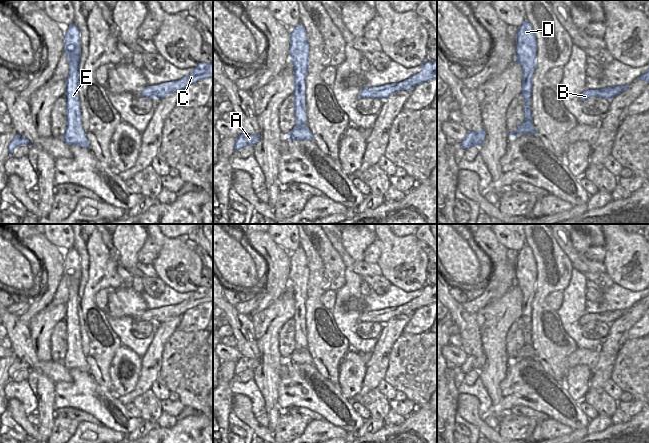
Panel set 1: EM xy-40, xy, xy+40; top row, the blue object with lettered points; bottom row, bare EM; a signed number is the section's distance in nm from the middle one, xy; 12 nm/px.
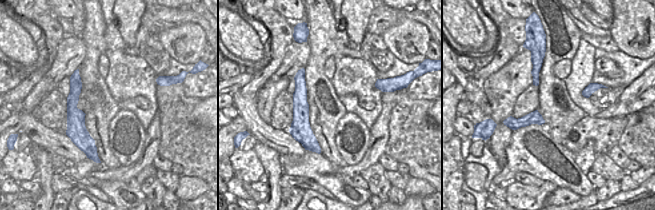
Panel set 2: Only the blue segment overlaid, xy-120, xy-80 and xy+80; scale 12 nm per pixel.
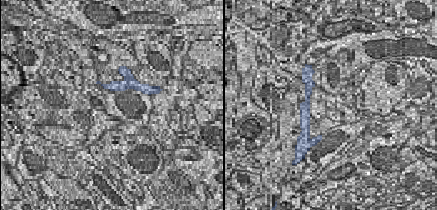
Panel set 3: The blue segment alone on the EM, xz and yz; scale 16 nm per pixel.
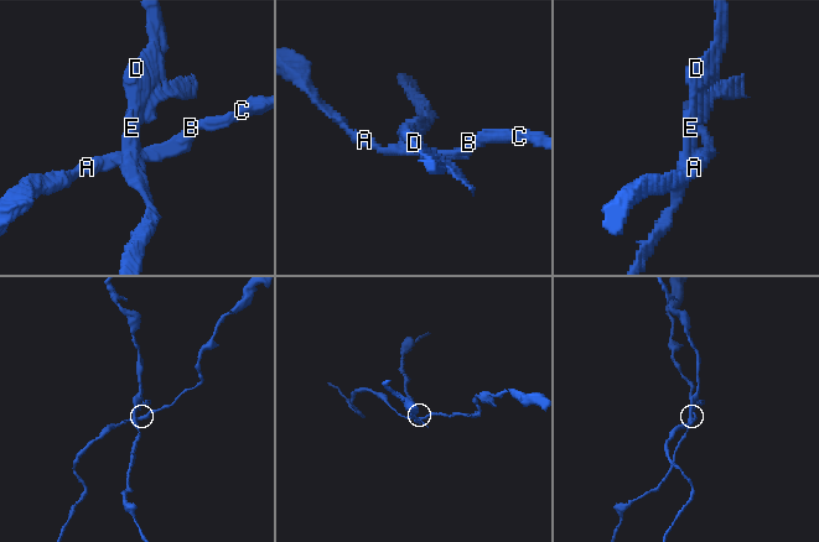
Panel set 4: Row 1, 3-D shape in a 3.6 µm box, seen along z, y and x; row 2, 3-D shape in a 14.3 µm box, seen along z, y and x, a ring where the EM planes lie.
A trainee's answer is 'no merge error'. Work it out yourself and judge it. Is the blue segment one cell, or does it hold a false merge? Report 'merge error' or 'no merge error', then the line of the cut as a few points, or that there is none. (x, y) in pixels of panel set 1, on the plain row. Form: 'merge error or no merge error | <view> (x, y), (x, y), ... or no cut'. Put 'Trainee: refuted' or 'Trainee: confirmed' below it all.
merge error | xy+40 (525, 343), (530, 345)
Trainee: refuted

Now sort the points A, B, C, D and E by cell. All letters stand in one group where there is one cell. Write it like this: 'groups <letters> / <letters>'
groups A B C / D E

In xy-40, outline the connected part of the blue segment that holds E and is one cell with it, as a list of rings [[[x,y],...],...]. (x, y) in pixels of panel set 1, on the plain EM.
[[[75,248],[69,250],[64,262],[64,276],[68,283],[69,299],[66,303],[66,344],[68,346],[64,360],[61,362],[68,370],[78,369],[89,372],[89,365],[82,353],[80,322],[78,311],[81,297],[79,295],[81,266],[80,255]]]

